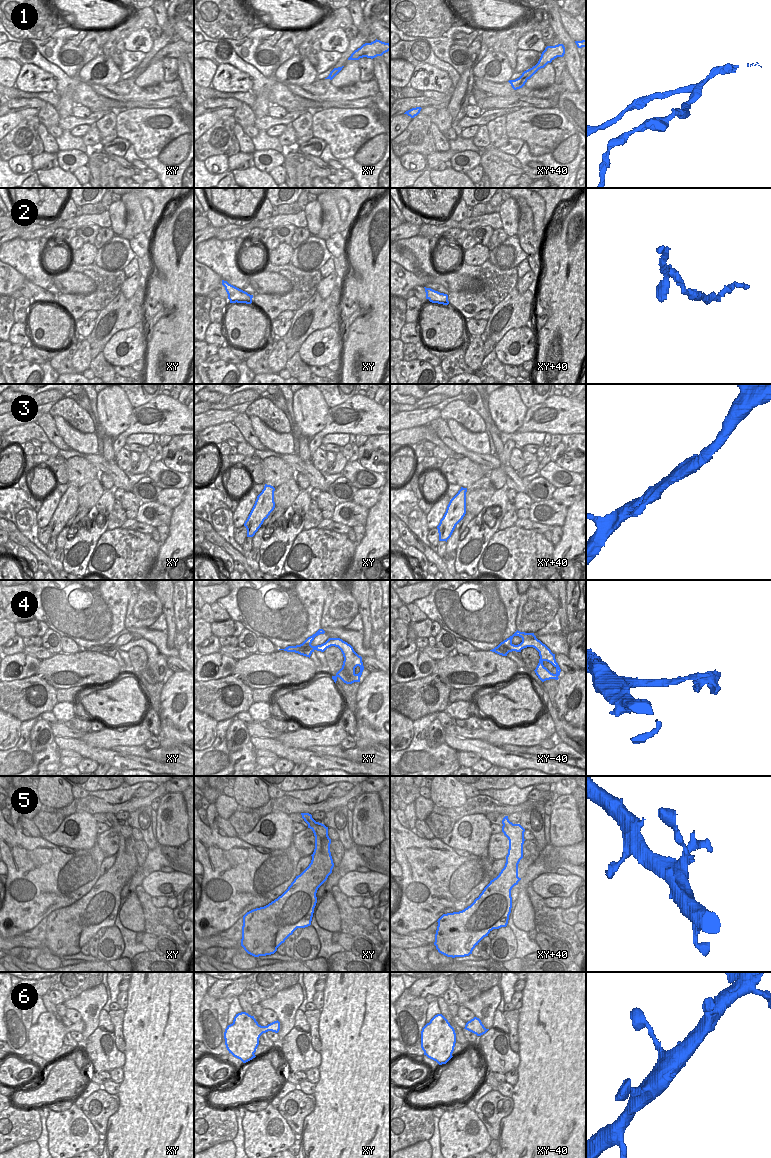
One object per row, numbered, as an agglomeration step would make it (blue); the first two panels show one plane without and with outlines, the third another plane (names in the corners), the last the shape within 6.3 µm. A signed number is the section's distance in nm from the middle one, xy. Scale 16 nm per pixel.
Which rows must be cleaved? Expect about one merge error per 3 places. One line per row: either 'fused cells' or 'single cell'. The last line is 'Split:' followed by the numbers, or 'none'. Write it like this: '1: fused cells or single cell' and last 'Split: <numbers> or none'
1: fused cells
2: single cell
3: single cell
4: single cell
5: single cell
6: single cell
Split: 1

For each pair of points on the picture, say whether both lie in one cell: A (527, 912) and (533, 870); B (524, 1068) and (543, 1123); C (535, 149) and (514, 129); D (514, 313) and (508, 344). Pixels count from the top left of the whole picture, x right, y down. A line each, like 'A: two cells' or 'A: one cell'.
A: one cell
B: one cell
C: one cell
D: two cells

